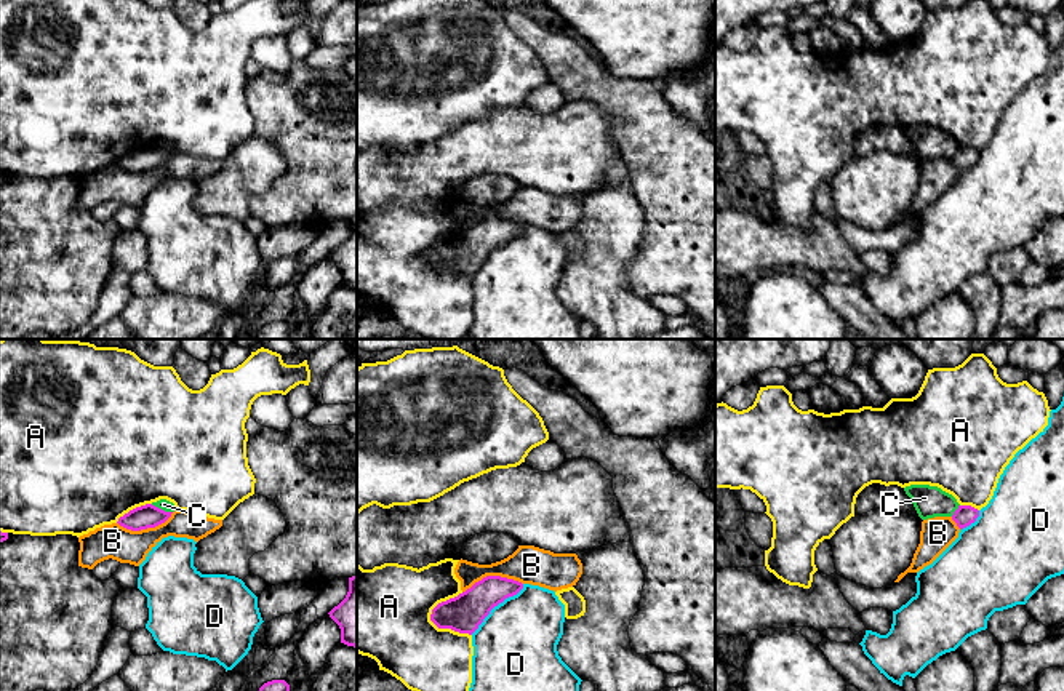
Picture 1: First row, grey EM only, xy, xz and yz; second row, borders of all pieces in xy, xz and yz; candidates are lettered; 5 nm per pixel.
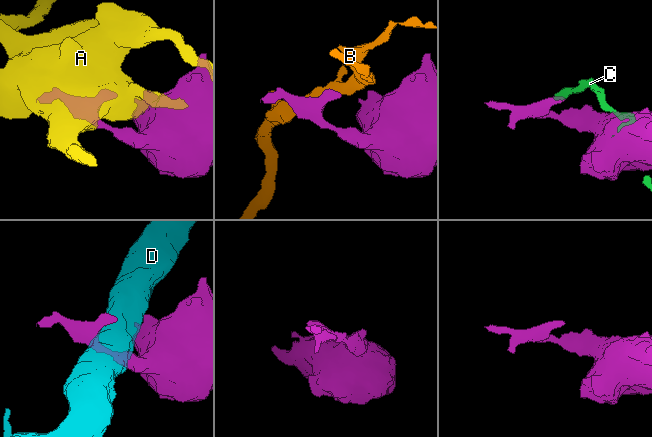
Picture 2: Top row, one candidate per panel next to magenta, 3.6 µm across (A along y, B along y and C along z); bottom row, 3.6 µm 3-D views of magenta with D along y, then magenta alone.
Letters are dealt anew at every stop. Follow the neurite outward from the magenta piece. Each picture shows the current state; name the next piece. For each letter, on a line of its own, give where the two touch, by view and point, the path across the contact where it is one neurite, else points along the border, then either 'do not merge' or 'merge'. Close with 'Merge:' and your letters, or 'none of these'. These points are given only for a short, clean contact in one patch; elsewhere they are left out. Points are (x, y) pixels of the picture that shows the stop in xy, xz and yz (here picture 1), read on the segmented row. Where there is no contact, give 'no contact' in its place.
A: contact xz (447, 627); do not merge
B: contact xz (492, 576); do not merge
C: contact xy (160, 509); border xy (151, 504), (172, 512); do not merge
D: contact xz (496, 605); do not merge
Merge: none of these

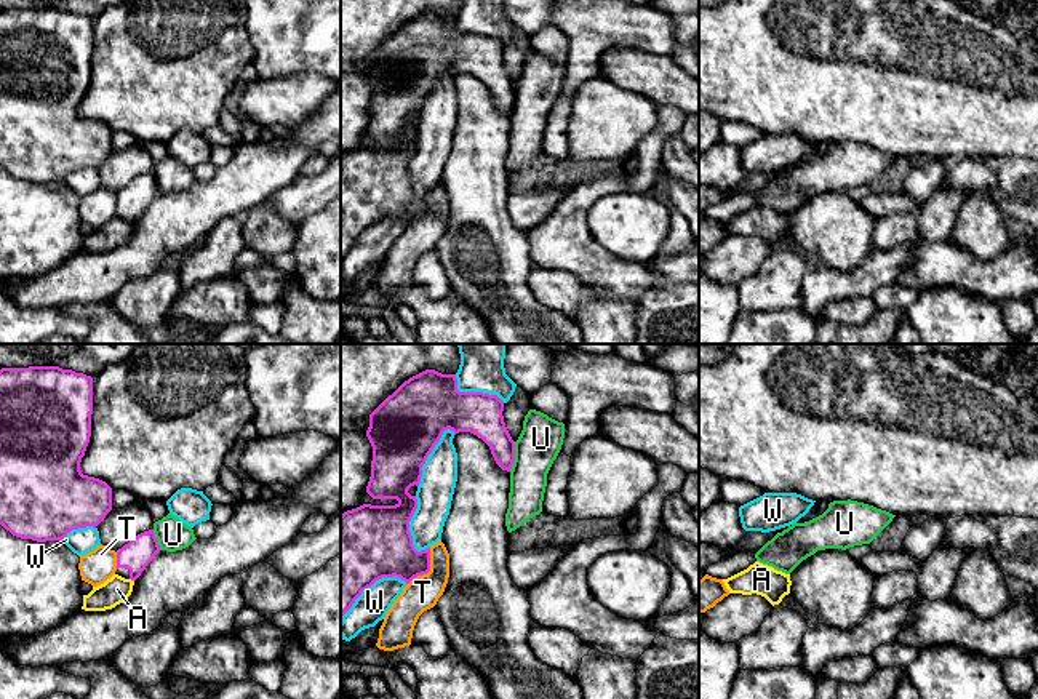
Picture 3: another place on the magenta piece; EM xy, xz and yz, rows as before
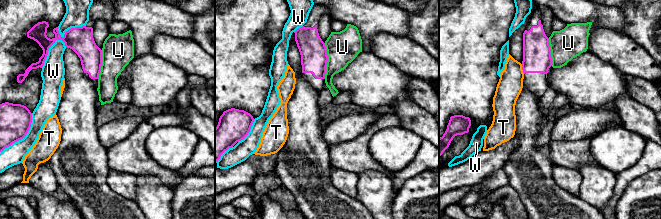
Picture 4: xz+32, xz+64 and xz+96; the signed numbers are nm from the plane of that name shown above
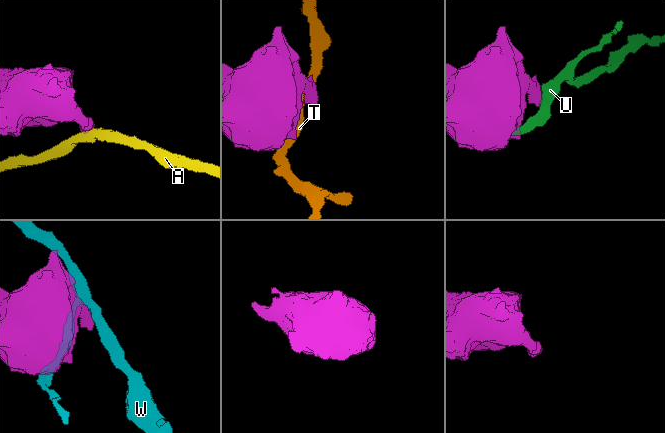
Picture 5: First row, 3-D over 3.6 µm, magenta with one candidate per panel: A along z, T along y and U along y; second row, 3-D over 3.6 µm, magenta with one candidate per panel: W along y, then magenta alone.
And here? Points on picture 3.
A: contact xy (131, 579); border xy (130, 578), (133, 581); do not merge
T: contact xz (429, 570); do not merge
U: contact xz (514, 456); do not merge
W: contact xz (371, 584); do not merge
Merge: none of these

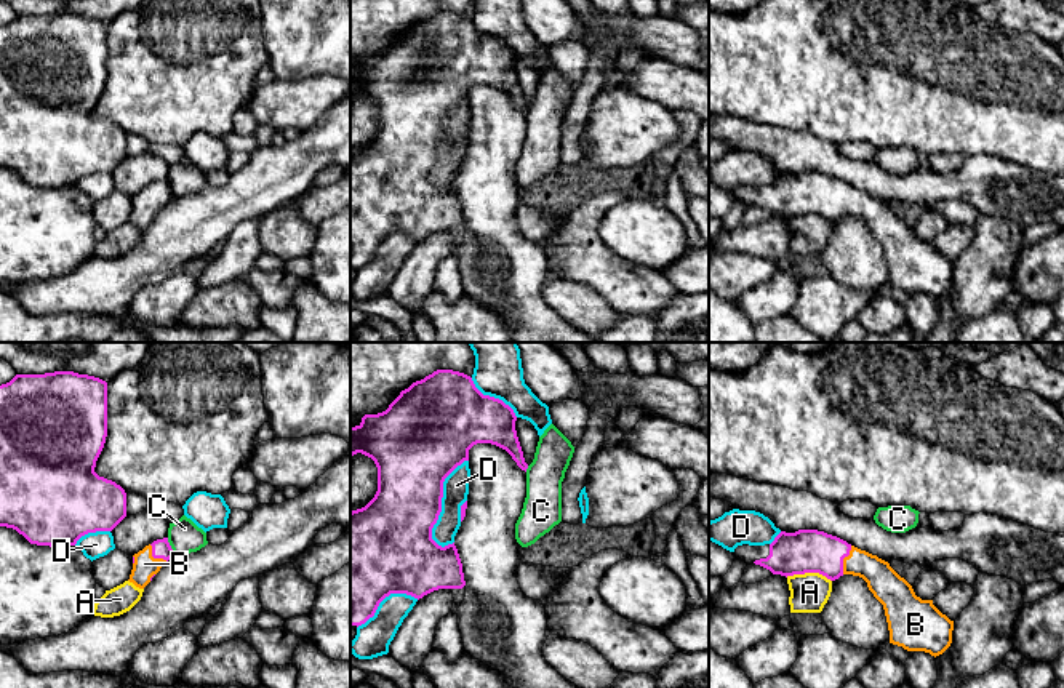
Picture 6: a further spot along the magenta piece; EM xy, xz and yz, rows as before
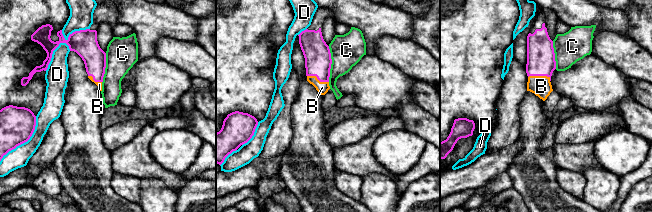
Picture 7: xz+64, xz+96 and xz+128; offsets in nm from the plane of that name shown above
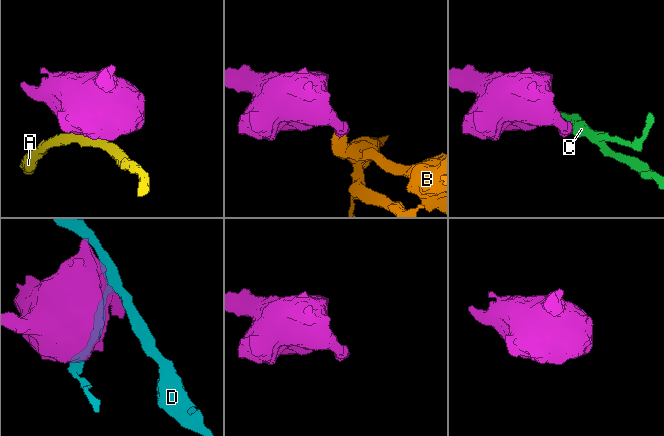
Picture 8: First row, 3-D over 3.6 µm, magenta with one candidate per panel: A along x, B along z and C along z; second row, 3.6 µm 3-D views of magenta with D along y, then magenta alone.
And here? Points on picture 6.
A: contact yz (808, 572); border yz (786, 576), (821, 573), (831, 581); do not merge
B: contact yz (842, 560); way yz (807, 551), (823, 552), (842, 560), (866, 565), (885, 584); merge
C: contact xy (170, 546); do not merge
D: contact xz (440, 503); do not merge
Merge: B

